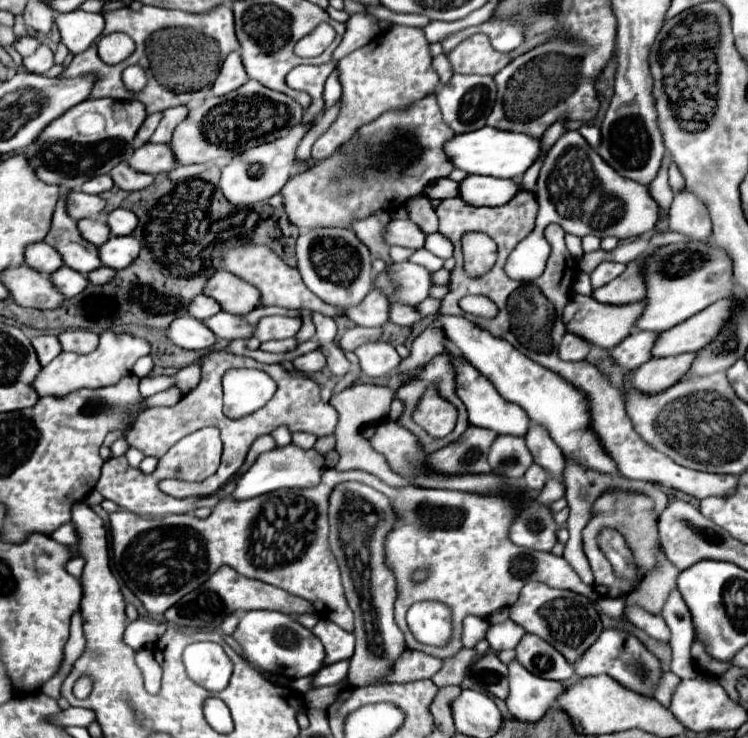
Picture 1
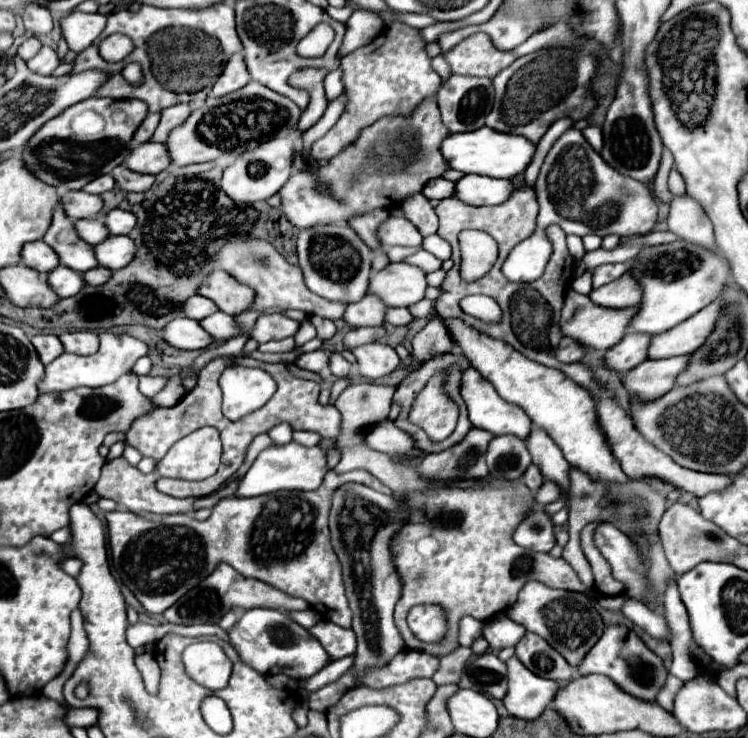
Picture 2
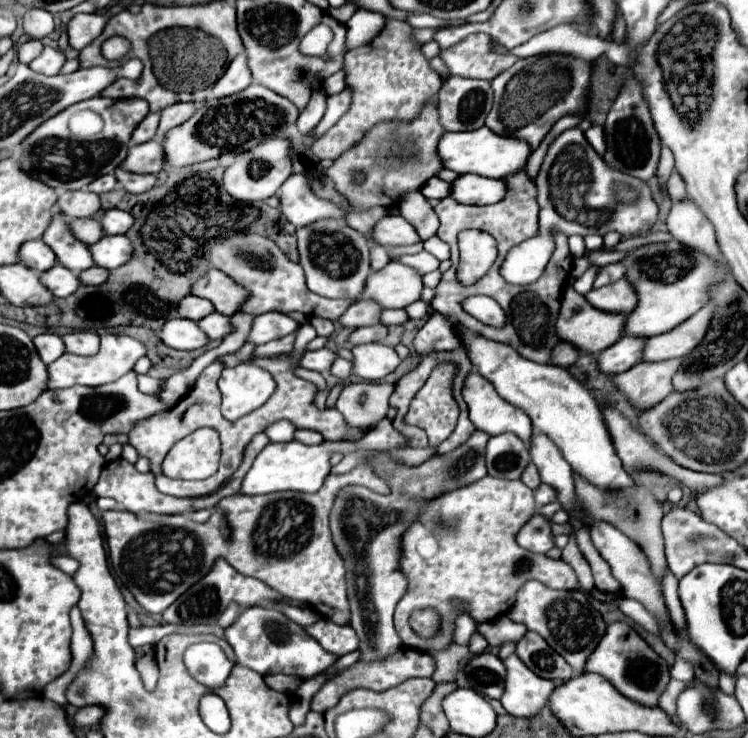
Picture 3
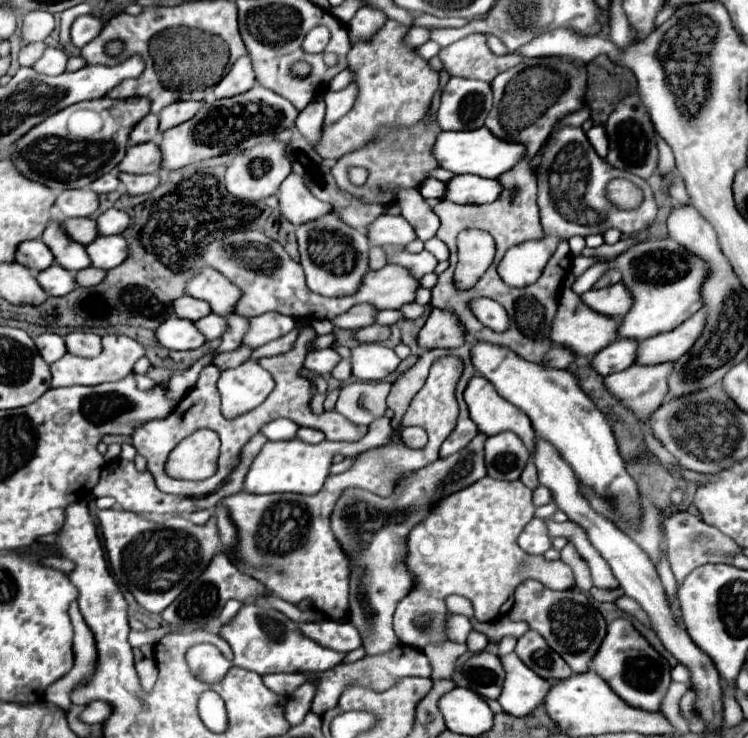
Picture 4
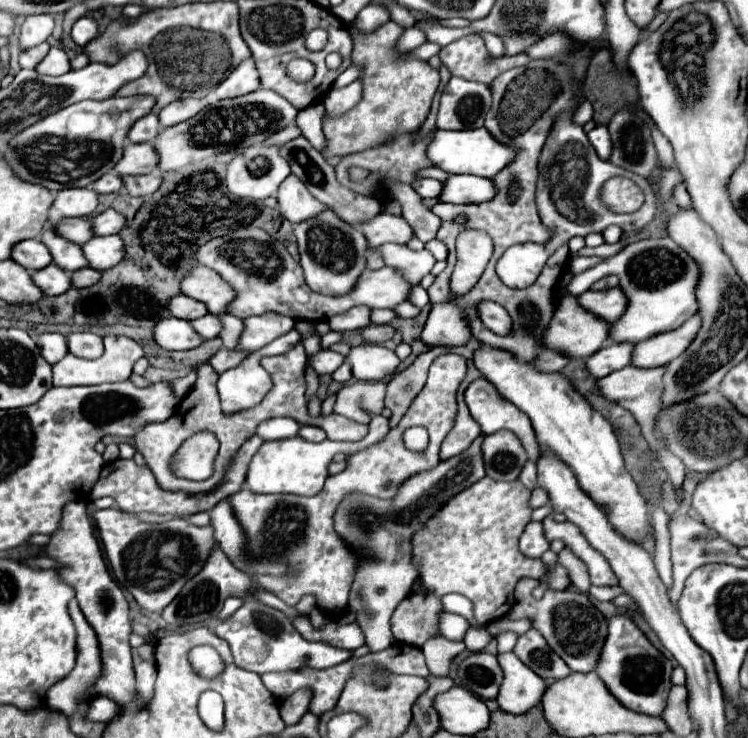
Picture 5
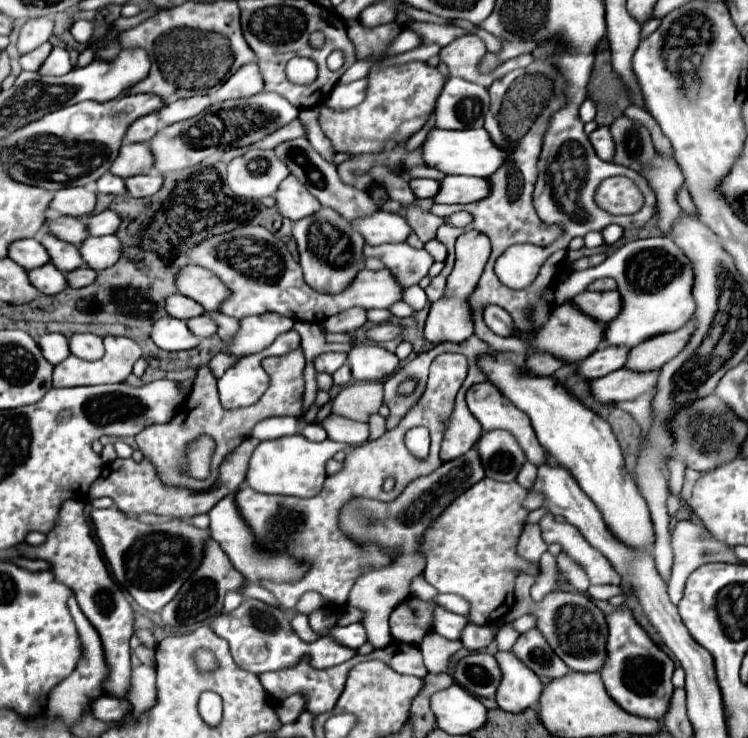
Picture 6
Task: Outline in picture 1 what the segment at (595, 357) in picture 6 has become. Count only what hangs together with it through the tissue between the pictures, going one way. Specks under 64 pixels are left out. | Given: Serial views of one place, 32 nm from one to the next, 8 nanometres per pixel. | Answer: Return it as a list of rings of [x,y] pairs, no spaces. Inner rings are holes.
[[[630,332],[618,346],[614,346],[608,354],[616,366],[620,366],[624,372],[630,372],[638,368],[642,362],[650,360],[652,344],[658,334],[646,334],[646,332]]]

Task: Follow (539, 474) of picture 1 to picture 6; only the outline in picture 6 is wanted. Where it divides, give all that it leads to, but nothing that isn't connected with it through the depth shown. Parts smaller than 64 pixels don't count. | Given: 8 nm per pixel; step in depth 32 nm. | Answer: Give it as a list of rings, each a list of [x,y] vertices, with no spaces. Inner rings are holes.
[[[524,462],[522,470],[520,470],[520,472],[518,472],[518,476],[516,476],[516,482],[528,490],[528,488],[534,484],[536,470],[538,470],[538,468],[534,468],[530,462]]]

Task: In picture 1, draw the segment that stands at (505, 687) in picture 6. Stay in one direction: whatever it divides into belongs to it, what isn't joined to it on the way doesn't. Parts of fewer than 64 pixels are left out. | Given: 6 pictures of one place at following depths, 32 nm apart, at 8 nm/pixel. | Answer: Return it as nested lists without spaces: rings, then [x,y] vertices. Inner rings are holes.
[[[518,660],[508,664],[510,670],[510,694],[506,706],[510,714],[518,720],[534,722],[542,718],[548,708],[556,702],[558,694],[564,692],[564,686],[556,680],[542,680],[530,674]]]

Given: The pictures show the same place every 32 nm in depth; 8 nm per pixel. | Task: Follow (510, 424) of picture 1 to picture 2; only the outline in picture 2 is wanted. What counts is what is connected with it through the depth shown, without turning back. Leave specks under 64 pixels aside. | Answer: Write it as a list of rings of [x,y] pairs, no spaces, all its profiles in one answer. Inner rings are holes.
[[[468,368],[466,374],[462,376],[462,388],[460,388],[460,394],[468,406],[468,414],[470,414],[470,422],[476,426],[476,428],[482,428],[482,430],[488,430],[492,432],[494,436],[498,434],[514,434],[522,440],[528,440],[528,434],[530,434],[530,418],[526,416],[526,412],[506,400],[502,400],[494,386],[482,378],[474,368]]]

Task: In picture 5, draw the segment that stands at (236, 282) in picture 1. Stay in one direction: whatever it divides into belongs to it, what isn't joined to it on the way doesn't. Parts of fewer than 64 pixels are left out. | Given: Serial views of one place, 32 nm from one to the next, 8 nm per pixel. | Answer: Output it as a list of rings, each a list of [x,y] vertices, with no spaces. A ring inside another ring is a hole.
[[[204,266],[190,268],[180,282],[180,290],[182,294],[206,304],[210,314],[224,314],[226,302],[234,298],[234,290],[230,290],[214,270]]]

